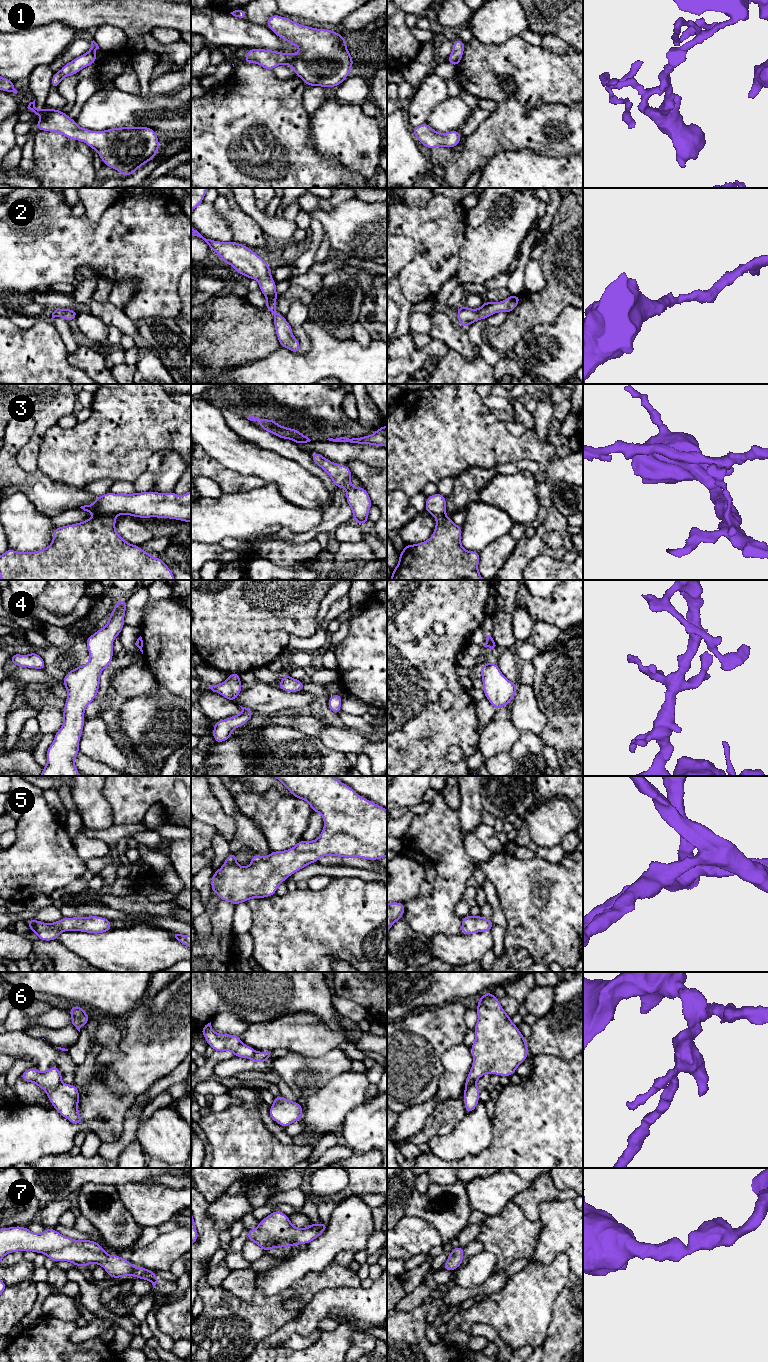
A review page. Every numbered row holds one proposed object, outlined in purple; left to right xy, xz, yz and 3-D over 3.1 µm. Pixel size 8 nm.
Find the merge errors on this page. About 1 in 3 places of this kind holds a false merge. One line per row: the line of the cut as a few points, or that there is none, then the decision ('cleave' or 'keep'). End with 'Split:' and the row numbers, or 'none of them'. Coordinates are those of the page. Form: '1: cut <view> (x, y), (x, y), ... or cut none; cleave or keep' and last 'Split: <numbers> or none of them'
1: cut none; keep
2: cut none; keep
3: cut xy (114, 515), (96, 516); cleave
4: cut none; keep
5: cut none; keep
6: cut xy (61, 1082), (55, 1088), (46, 1092); cleave
7: cut none; keep
Split: 3, 6

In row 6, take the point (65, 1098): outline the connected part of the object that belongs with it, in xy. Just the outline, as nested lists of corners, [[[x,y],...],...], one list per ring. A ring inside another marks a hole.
[[[61,1083],[56,1089],[46,1092],[55,1110],[74,1125],[80,1125],[82,1118],[78,1112],[79,1090],[75,1084]]]

